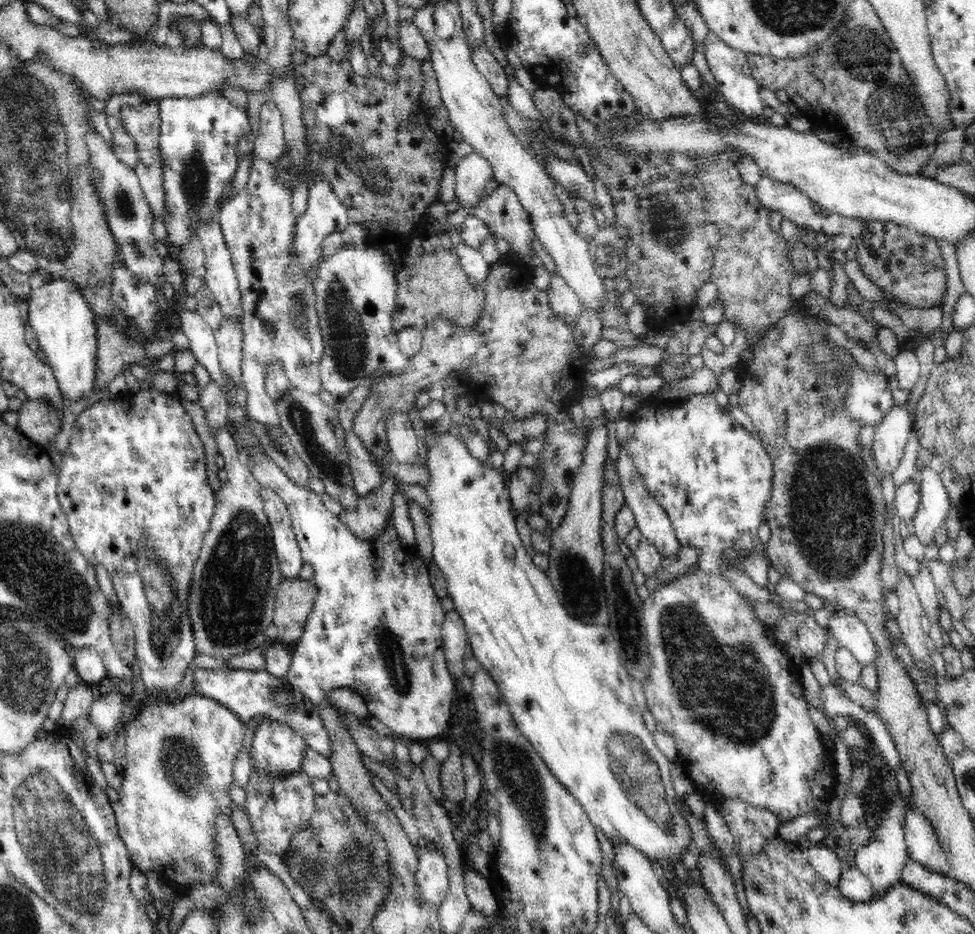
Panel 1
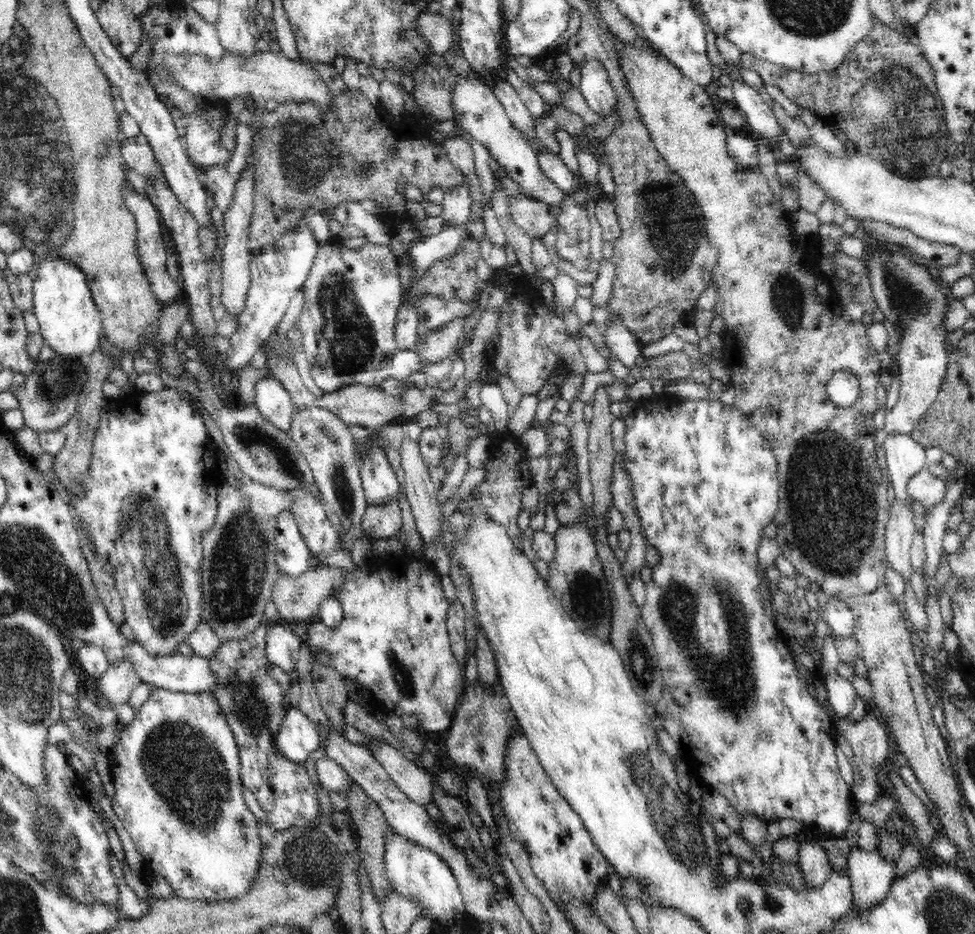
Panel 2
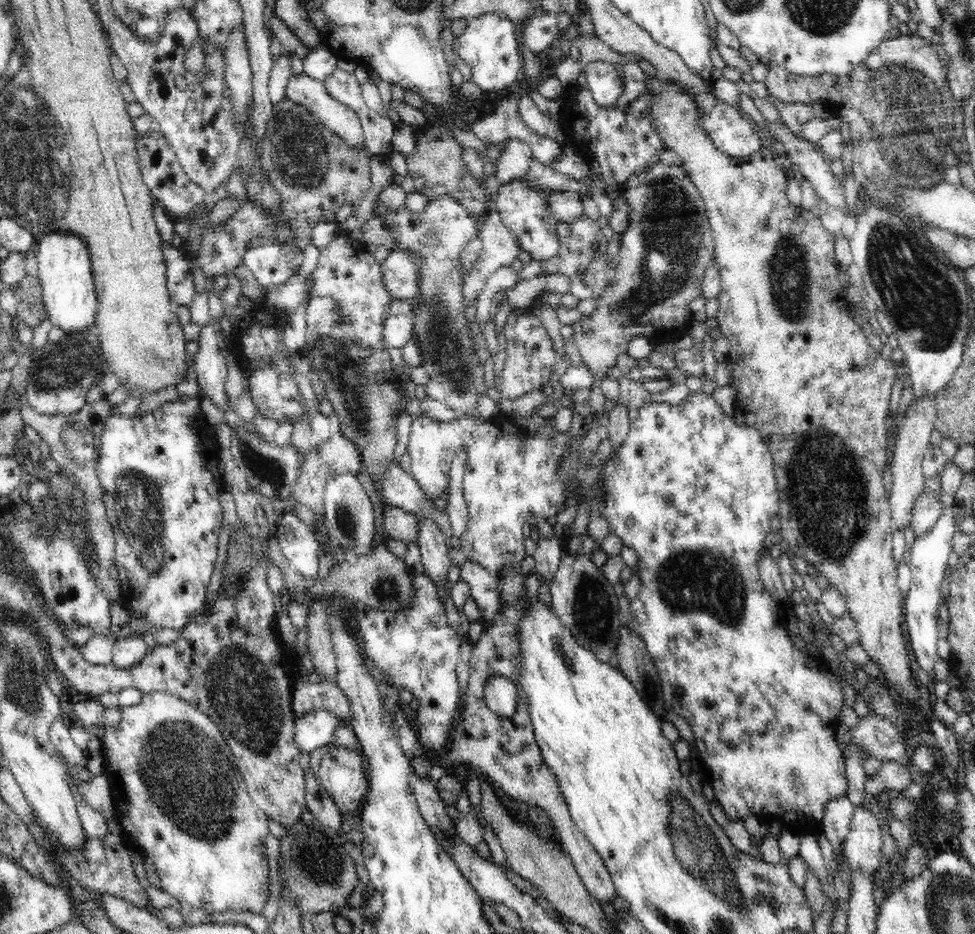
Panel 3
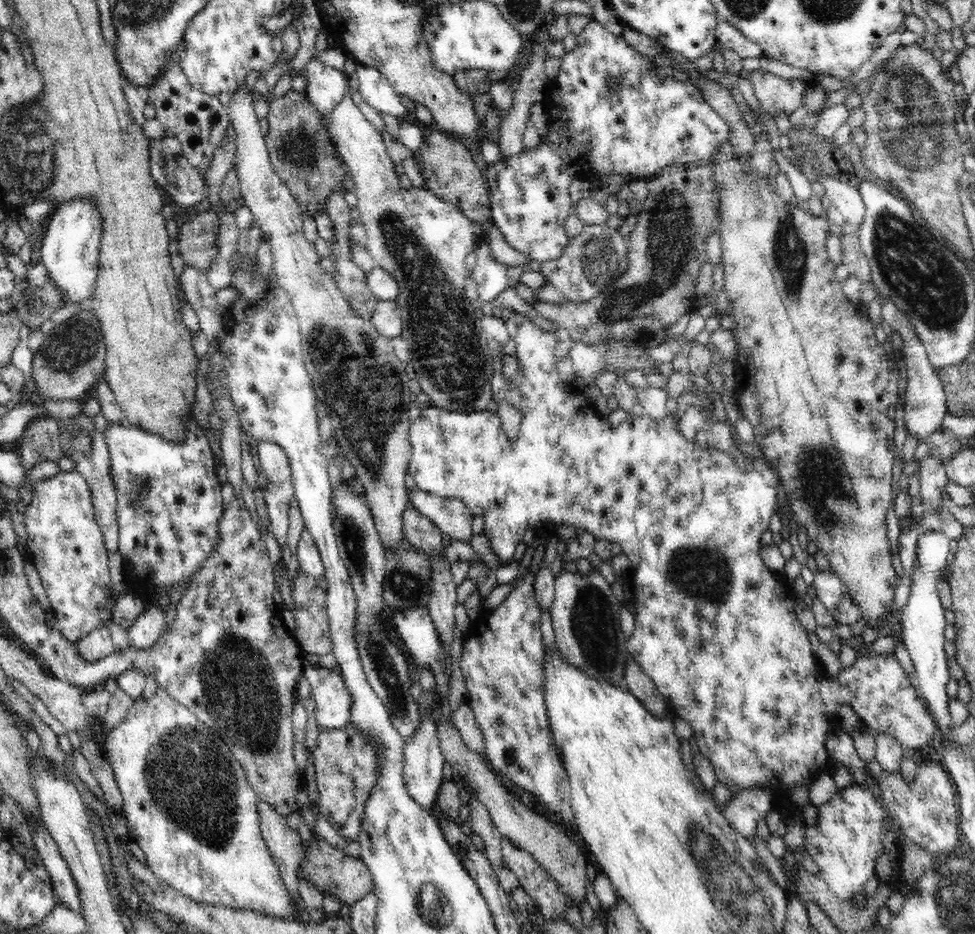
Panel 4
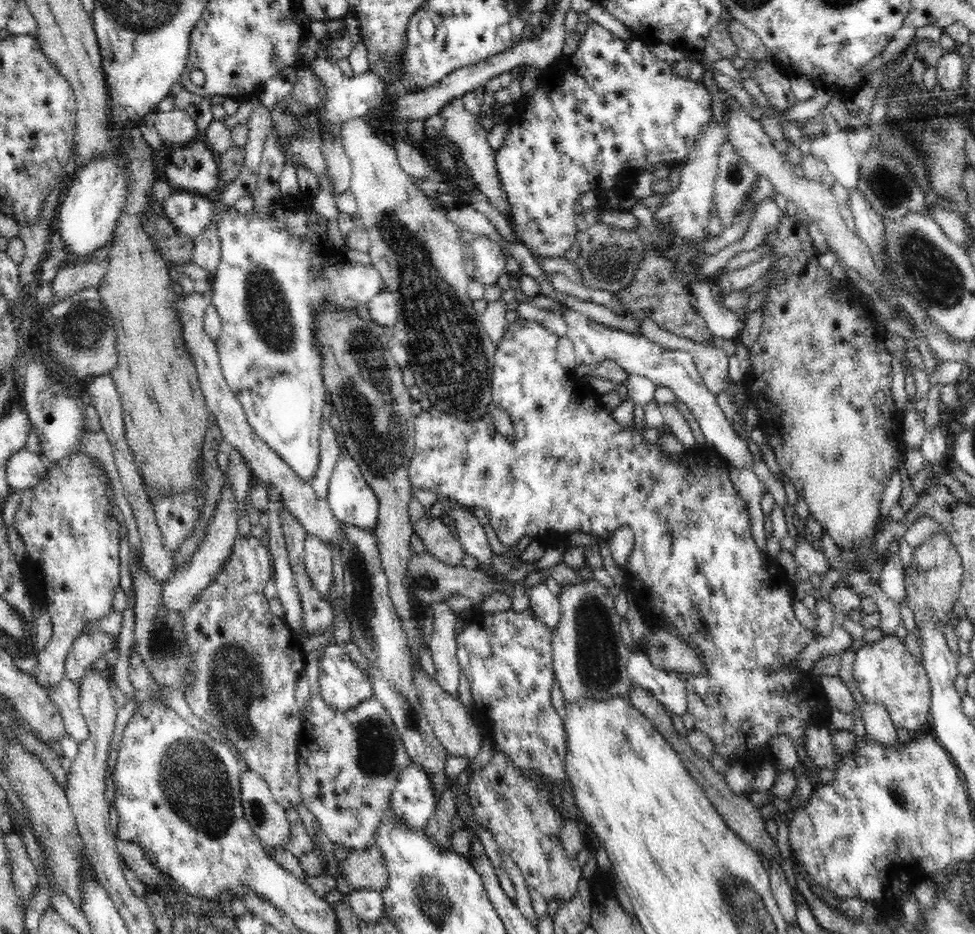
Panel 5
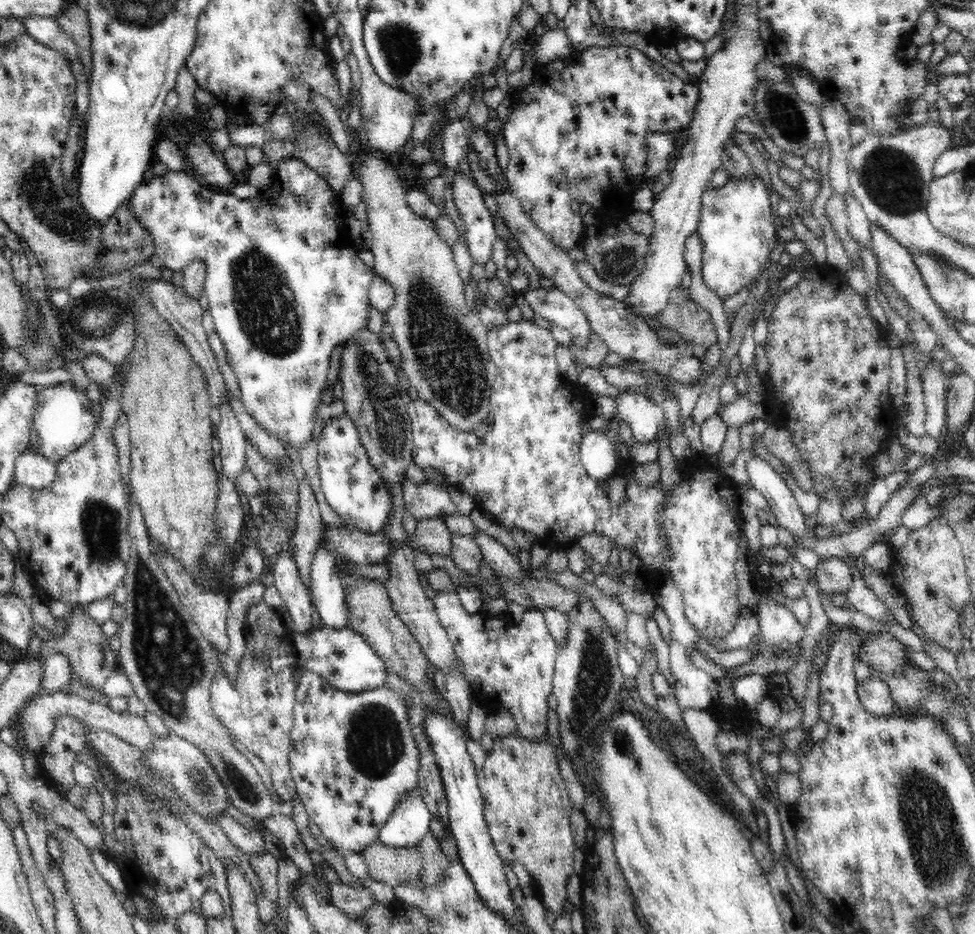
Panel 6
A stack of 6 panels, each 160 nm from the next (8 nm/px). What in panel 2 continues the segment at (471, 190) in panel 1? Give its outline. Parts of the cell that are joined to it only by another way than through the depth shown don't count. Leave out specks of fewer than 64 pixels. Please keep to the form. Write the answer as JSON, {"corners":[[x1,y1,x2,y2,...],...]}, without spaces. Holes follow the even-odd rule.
{"corners":[[465,177,456,188,445,191,441,200,444,226,466,227,465,225,470,222,472,199,469,192]]}

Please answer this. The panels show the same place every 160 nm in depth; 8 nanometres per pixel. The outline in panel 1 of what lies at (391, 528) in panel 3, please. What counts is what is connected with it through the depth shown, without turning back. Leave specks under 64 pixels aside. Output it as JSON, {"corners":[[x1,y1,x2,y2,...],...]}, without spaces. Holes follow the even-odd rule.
{"corners":[[386,478,375,492,359,498,353,509,342,512,340,520,356,538,371,541,384,532,385,522,392,511,392,497,396,493,395,480]]}

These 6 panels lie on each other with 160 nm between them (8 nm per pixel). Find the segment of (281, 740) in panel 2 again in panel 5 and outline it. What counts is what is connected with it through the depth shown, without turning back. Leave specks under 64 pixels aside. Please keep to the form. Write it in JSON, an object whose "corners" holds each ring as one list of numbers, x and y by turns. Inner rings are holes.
{"corners":[[333,643,323,648,319,664,320,695,326,706,334,711,346,712,356,708,358,704,373,697,373,684,369,682,367,673,360,669,346,651,344,643]]}

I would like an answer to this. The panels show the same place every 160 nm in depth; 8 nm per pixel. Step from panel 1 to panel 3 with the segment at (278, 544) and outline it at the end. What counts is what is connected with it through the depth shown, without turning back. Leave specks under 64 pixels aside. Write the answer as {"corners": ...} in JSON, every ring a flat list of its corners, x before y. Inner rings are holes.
{"corners":[[286,512,279,521,278,532,280,552,296,571,304,578,314,580,318,576,319,542,308,528,306,522,298,519,296,514]]}

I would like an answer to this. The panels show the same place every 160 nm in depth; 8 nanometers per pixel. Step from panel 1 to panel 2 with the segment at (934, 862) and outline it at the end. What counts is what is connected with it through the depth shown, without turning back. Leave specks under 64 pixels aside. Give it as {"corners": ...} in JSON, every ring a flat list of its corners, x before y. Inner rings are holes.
{"corners":[[890,770,882,777,886,777,887,784,892,786,892,790,897,795,901,806,911,820,917,836,923,841,922,845,928,850,929,842,939,833,928,821,930,811,924,807,924,803,922,803,920,798,906,786,906,782,904,782,900,773,898,773,898,770]]}

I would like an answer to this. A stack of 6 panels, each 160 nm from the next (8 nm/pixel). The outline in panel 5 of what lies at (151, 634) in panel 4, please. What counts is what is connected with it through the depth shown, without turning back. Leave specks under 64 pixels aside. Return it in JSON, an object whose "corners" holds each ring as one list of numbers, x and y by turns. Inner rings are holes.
{"corners":[[226,479,222,490,220,490,220,498,216,503,214,513,209,520,207,531,205,532,204,541,200,543,196,552,188,564,178,568,177,573,168,582,162,586,162,603,166,609,174,609,174,611,186,611,193,603,198,593,208,584,213,574,217,572,217,568,230,556,232,552,232,544,234,544,237,536,237,514,233,508,232,495,230,495,230,481]]}

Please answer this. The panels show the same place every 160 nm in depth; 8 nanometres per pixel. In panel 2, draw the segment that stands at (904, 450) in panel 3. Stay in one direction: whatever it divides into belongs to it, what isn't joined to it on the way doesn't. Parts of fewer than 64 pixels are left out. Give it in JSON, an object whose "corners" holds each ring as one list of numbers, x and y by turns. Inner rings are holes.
{"corners":[[910,500,898,501,889,507,889,517,885,526,885,550,889,568,895,569,903,576,904,582,910,579,911,545,916,532,914,528,914,513,910,509]]}

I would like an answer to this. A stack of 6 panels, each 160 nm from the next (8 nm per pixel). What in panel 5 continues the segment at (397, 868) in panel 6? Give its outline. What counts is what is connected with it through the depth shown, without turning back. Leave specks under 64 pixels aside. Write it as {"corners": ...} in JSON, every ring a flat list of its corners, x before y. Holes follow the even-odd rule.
{"corners":[[371,844,367,849,350,850,348,858,340,862,340,872,346,874,352,890,377,890,382,893,387,884,387,872,380,850]]}

